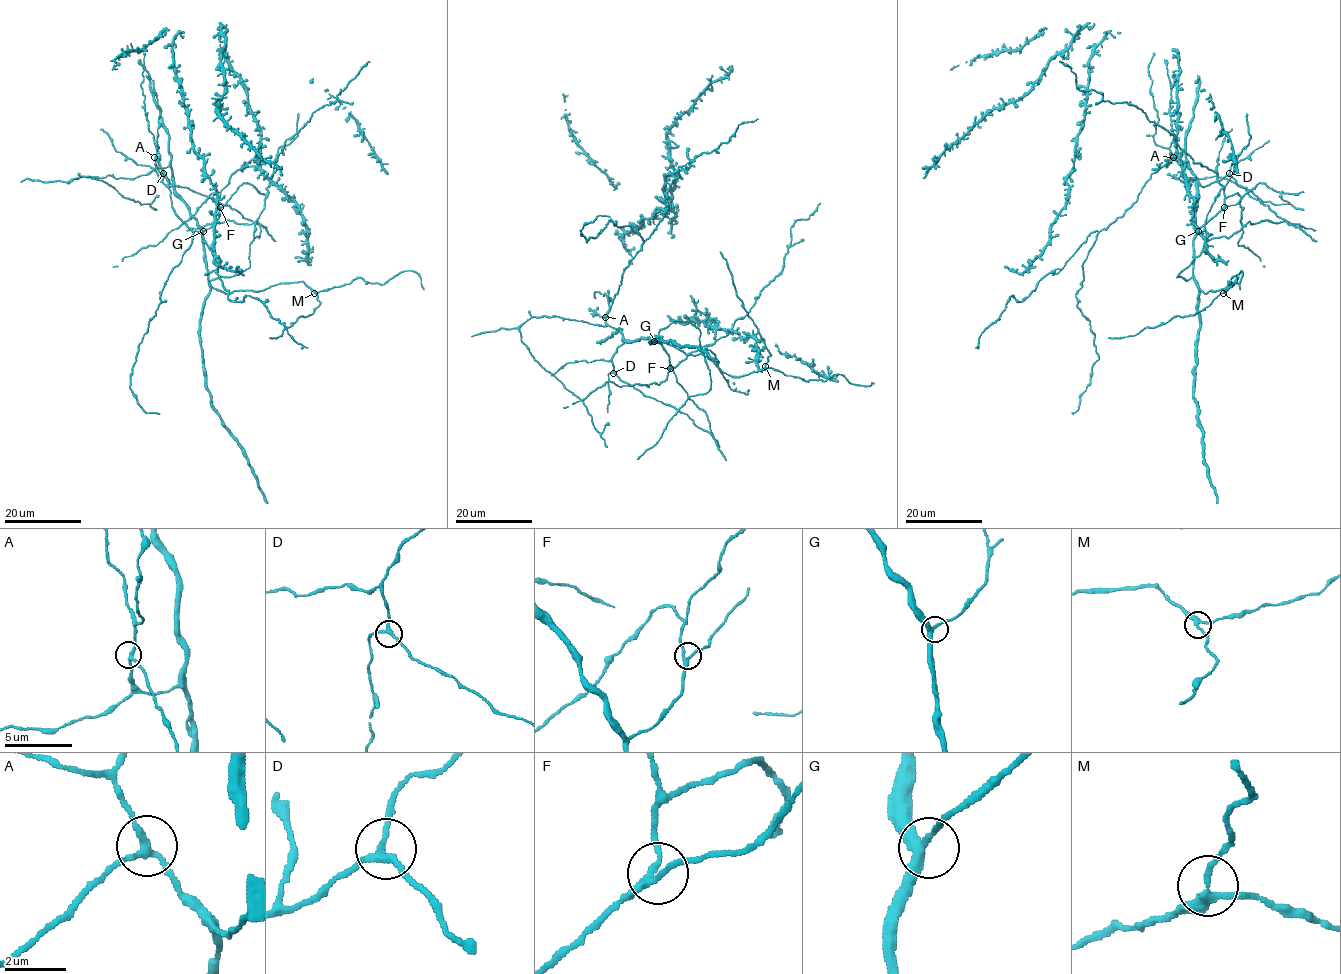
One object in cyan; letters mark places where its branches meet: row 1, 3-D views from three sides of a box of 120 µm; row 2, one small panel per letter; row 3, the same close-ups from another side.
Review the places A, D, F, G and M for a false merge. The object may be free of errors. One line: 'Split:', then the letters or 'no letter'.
Split: M

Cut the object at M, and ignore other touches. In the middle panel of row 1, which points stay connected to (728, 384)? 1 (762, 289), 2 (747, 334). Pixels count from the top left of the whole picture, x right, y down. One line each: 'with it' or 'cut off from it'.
1: with it
2: with it

